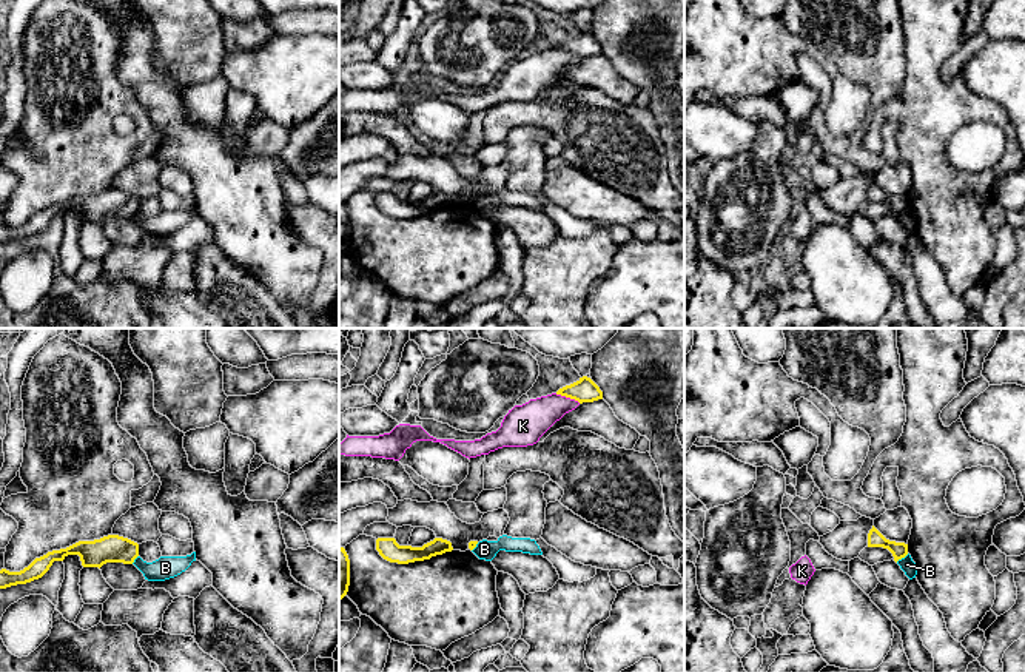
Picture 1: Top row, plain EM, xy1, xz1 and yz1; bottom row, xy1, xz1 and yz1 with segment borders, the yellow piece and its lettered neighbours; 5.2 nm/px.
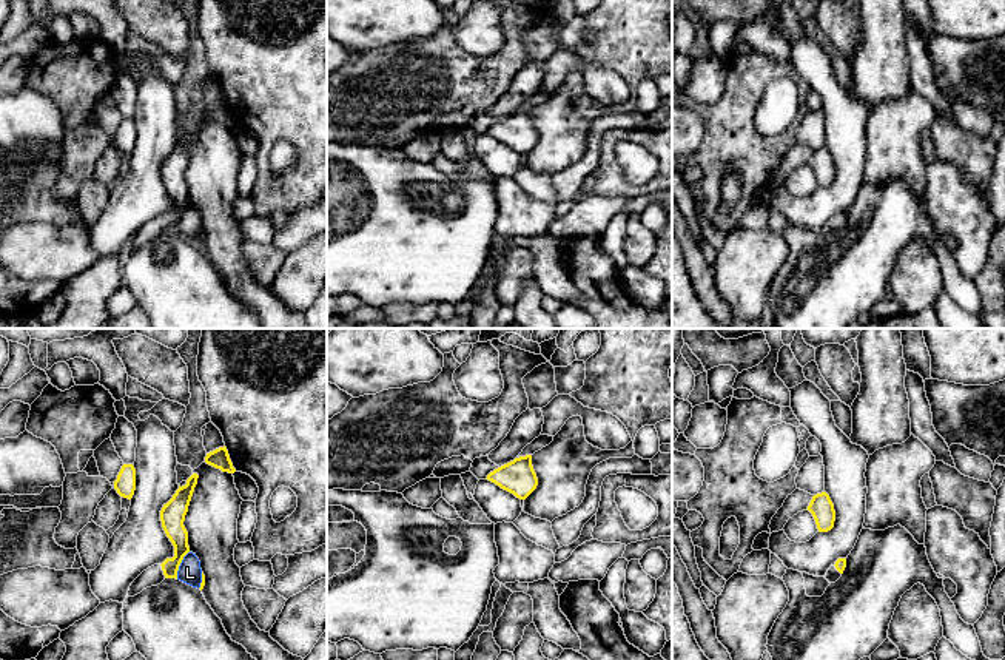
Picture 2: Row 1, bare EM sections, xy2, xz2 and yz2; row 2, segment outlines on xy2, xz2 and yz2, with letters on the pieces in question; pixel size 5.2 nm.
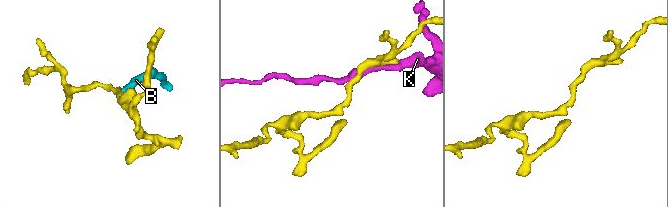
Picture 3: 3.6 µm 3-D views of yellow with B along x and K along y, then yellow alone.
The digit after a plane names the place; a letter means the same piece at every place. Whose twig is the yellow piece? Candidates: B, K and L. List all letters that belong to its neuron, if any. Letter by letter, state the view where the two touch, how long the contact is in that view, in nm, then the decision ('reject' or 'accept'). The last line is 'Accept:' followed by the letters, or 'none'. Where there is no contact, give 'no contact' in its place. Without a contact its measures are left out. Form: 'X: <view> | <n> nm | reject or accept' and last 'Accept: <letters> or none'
B: yz1 | 80 nm | reject
K: xz1 | 140 nm | reject
L: xy2 | 170 nm | reject
Accept: none

